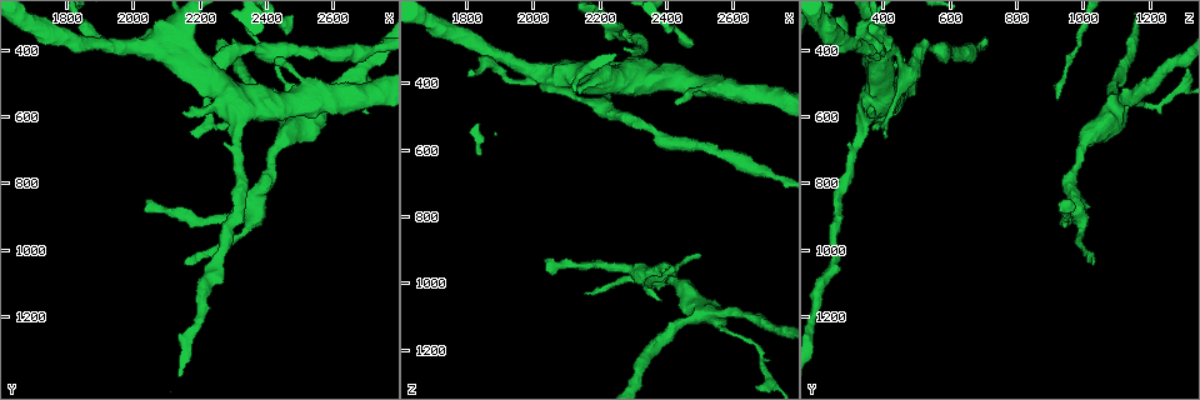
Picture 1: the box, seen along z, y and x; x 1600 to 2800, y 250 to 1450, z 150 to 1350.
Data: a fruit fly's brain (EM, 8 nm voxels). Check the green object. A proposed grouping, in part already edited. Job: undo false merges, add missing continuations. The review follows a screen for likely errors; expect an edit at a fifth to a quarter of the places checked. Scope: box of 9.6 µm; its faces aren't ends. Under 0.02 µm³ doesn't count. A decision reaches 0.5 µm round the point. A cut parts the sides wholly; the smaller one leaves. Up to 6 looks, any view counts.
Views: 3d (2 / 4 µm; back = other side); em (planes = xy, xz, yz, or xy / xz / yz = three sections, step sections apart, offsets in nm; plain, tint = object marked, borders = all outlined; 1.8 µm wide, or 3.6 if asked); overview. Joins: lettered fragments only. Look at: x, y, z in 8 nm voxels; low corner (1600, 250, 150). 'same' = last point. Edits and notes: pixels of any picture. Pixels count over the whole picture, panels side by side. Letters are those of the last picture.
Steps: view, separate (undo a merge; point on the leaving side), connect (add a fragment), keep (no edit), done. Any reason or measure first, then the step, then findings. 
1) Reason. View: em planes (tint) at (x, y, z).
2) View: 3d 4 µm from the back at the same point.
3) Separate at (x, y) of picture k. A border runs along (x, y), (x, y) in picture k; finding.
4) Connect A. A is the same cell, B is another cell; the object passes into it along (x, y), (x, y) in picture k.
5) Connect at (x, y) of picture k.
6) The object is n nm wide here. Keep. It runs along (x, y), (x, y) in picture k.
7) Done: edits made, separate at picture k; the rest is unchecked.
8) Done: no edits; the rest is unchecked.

An open end. View: em xy step 8 (tint) at (2040, 860, 950).

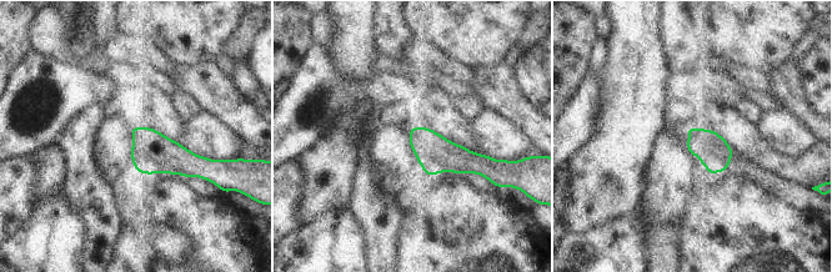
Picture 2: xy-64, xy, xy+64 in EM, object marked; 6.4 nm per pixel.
Cut it another way. View: em planes (borders) at the same point.

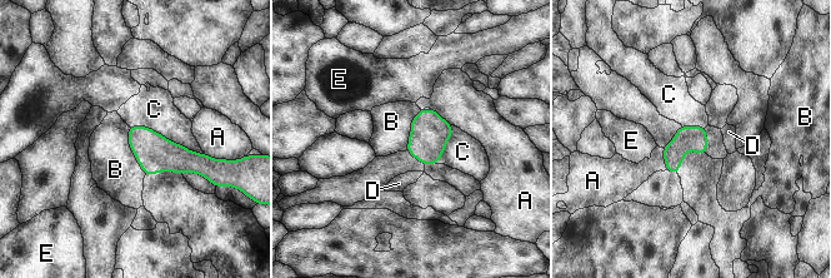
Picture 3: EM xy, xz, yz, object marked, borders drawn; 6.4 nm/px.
The object is 160 nm wide here; the longest contact is with C, 500 nm. Keep. A, B, C, D and E are other cells; none of them fits.

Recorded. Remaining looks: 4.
An open end. View: 3d 2 µm at (2160, 1040, 1040).

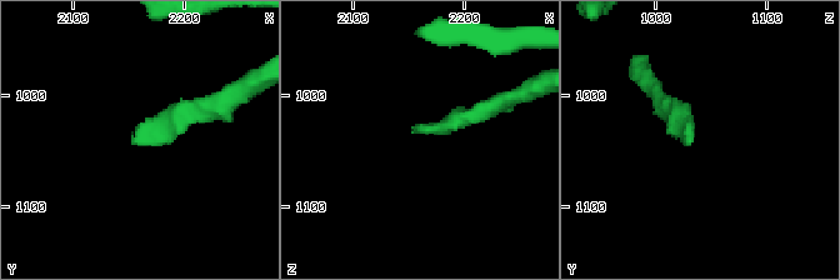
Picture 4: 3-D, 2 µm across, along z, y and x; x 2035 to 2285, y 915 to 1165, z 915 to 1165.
Now the EM. View: em planes (plain) at (2154, 1040, 1034).

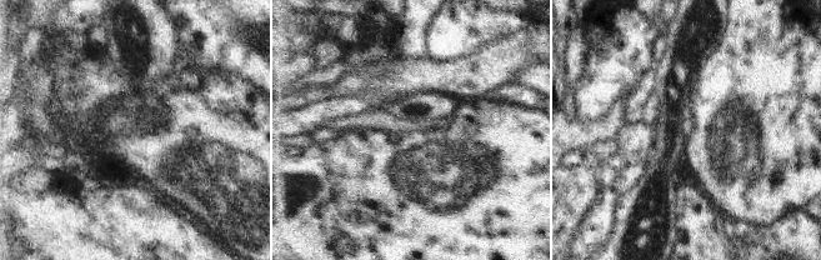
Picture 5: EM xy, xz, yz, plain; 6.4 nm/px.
View: em planes (borders) at the same point.

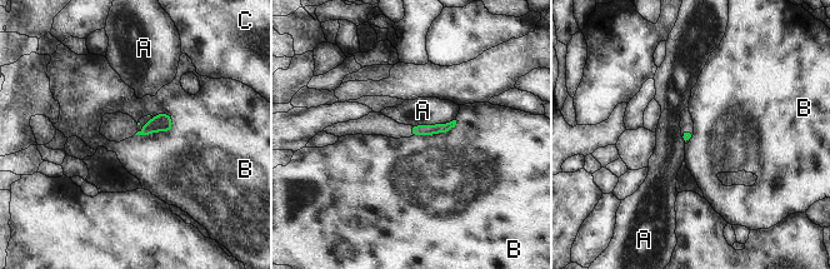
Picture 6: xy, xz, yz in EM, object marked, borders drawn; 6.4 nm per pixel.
Keep. A, B and C are other cells; it runs along (451, 124), (446, 128), (413, 131) in picture 6; no lettered fragment goes on from it.

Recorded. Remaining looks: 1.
Four or more arms meet. View: em planes (borders) at (2550, 590, 1090).

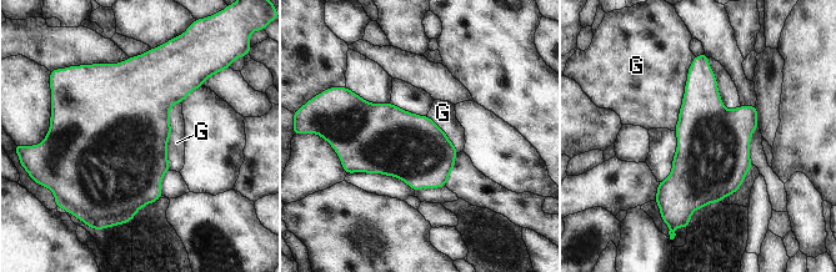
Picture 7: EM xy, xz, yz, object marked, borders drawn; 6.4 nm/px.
Keep. G is another cell; a border runs along (695, 56), (674, 130) in picture 7; one neuron here.

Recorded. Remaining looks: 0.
Done: no edits; the rest is unchecked.

